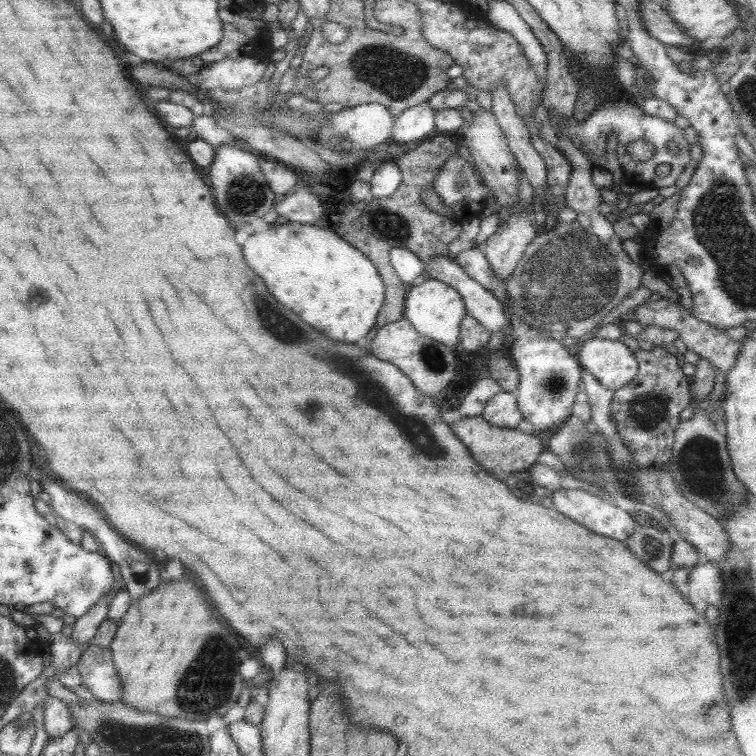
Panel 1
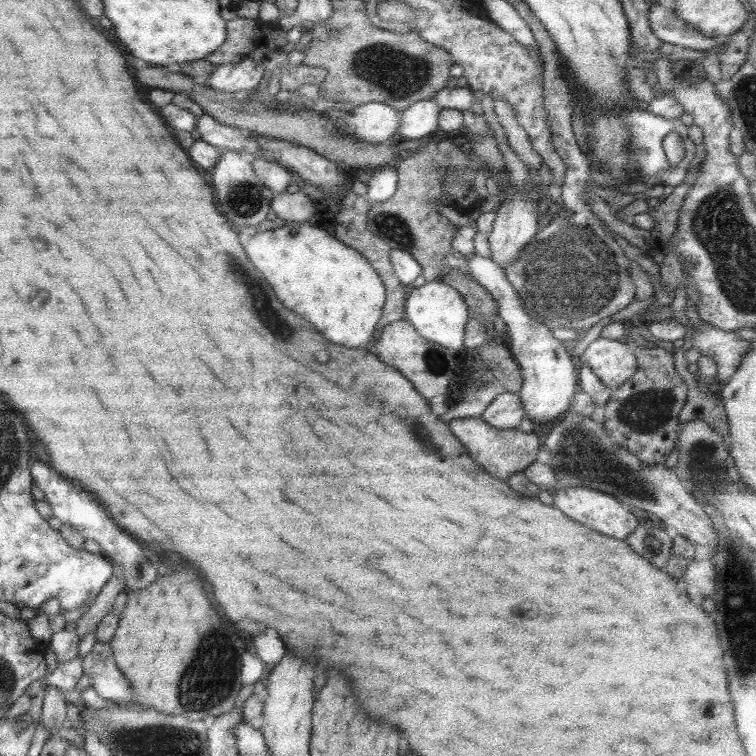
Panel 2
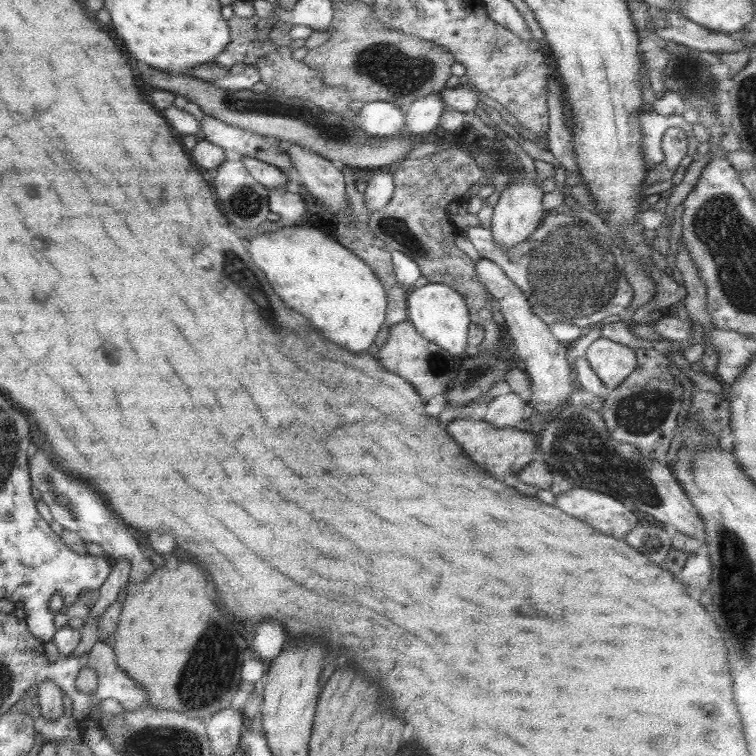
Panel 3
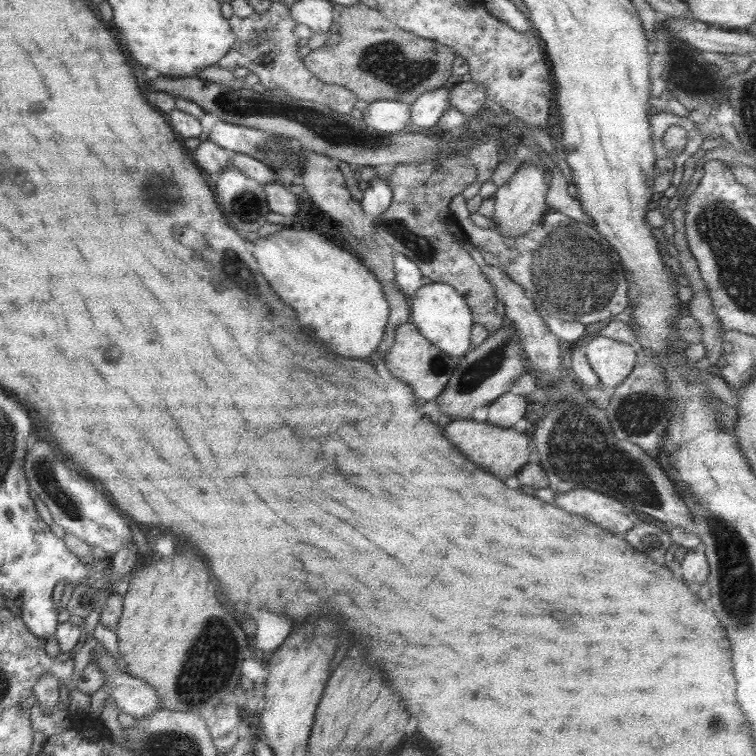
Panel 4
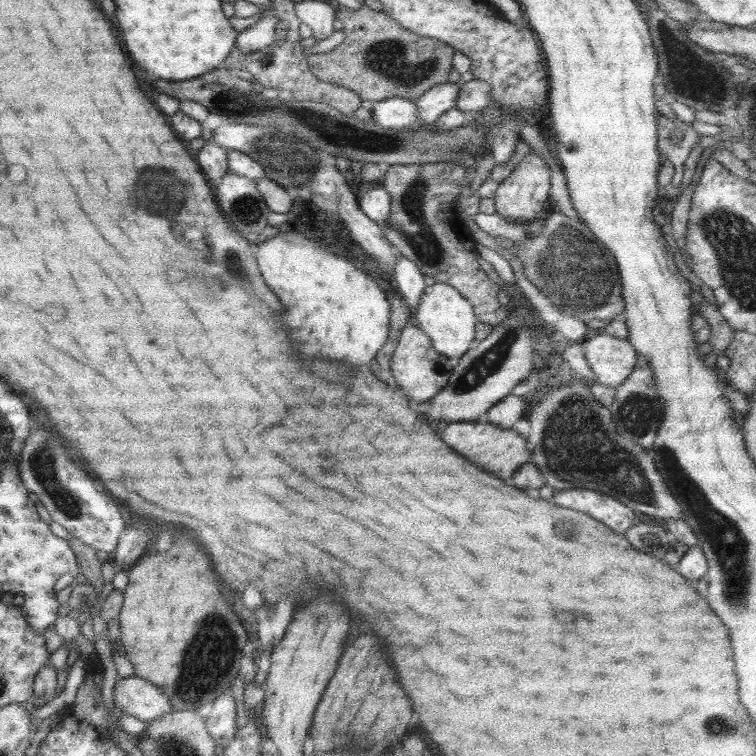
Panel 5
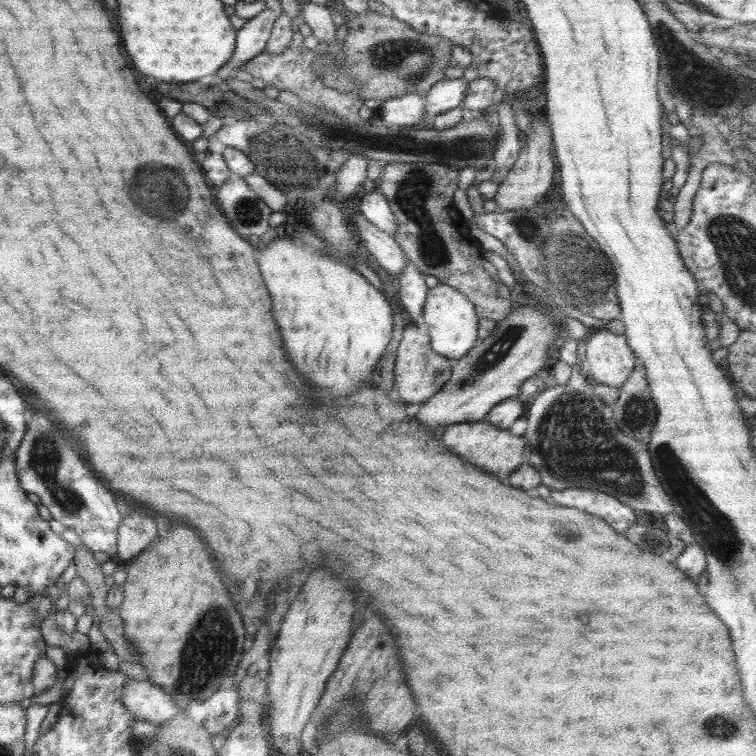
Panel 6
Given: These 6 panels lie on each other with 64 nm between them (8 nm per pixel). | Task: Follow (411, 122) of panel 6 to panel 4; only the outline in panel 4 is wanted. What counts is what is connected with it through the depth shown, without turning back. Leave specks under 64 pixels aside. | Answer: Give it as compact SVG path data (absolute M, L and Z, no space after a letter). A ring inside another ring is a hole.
M395 100L367 103L361 120L376 133L395 133L408 129L409 105Z

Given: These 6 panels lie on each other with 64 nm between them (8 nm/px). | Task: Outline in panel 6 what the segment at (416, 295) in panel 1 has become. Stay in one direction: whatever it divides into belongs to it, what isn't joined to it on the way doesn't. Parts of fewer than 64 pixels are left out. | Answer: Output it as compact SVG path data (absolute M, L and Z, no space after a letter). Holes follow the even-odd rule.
M438 282L427 290L420 319L427 329L430 347L435 354L455 362L477 343L478 319L474 310L473 303L463 293L446 284Z

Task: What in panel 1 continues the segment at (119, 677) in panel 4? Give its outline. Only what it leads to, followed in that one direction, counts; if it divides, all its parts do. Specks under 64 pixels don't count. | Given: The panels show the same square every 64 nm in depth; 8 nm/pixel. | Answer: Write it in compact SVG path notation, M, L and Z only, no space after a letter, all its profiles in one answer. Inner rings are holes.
M89 644L85 650L81 650L75 666L81 684L95 700L111 703L122 698L121 682L112 664L108 647L99 648Z

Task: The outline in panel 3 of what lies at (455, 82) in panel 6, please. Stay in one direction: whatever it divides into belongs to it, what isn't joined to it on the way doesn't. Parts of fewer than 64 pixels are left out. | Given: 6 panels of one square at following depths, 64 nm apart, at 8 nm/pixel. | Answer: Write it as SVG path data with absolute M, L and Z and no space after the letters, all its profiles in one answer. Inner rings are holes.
M438 92L421 95L413 101L403 113L402 134L427 134L438 126L438 120L443 112L443 103Z

